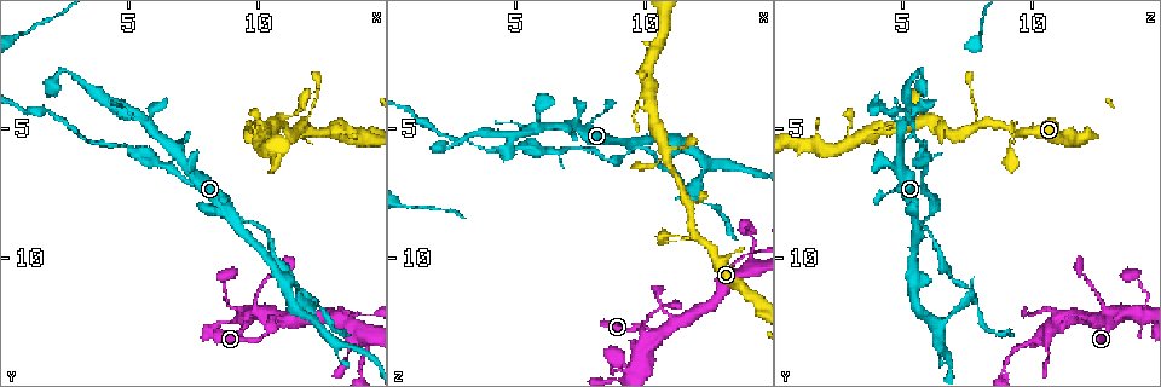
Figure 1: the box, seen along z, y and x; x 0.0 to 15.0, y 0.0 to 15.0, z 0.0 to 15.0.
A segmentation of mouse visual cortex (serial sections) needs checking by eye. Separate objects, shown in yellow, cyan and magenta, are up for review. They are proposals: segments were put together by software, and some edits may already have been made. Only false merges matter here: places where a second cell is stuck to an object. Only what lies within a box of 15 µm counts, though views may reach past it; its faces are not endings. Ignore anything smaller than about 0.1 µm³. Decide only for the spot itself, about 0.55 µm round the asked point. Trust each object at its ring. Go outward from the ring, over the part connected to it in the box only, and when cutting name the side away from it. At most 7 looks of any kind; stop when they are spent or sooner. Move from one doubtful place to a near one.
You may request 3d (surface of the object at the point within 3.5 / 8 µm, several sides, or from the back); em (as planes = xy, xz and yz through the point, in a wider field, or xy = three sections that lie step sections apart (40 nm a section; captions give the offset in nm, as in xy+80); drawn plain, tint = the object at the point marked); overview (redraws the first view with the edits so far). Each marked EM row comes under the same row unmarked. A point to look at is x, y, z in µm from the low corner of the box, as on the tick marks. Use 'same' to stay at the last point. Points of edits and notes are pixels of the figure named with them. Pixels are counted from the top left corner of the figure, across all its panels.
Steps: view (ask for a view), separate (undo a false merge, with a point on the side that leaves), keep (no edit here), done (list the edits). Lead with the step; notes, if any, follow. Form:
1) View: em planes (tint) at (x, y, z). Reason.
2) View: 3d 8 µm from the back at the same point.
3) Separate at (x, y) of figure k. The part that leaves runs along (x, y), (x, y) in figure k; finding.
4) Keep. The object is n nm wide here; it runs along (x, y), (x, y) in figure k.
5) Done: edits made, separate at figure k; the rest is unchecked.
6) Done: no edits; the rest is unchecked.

View: 3d 3.5 µm at (13.1, 12.1, 10.8). Sudden change in width.

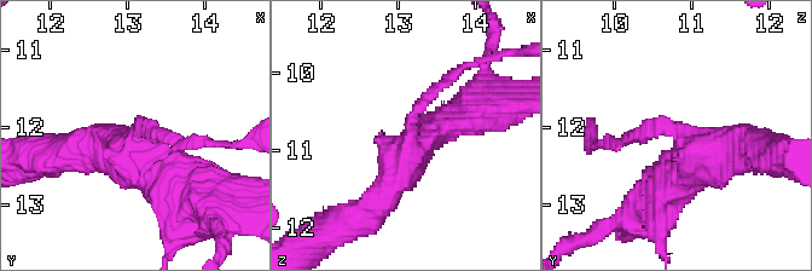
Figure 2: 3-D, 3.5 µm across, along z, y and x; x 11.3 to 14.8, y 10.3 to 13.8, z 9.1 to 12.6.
View: em xy step 5 (tint) at (13.10, 12.15, 10.95).

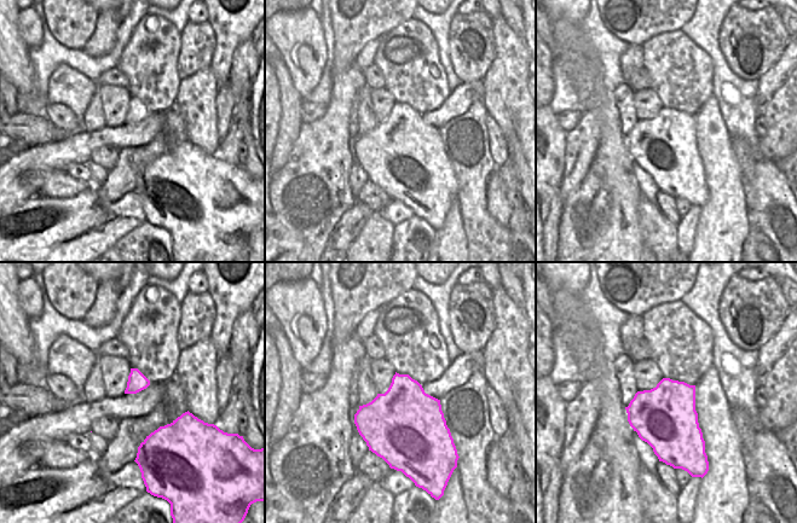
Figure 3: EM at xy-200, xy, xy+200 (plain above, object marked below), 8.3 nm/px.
Keep. 3 arms meet here; it runs along (355, 220), (456, 117) in figure 2; one cell here.

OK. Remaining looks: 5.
View: 3d 3.5 µm at (11.9, 11.8, 7.4). Sharp bend.

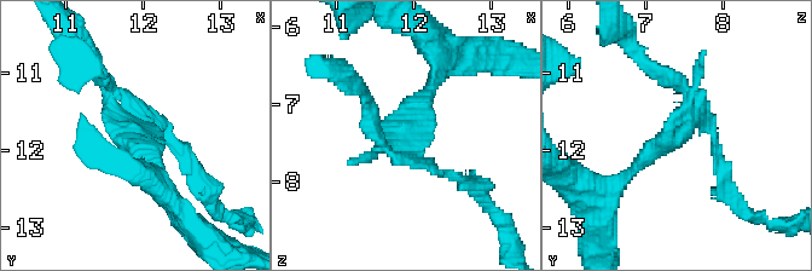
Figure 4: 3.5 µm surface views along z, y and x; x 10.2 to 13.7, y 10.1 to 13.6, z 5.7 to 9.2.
View: em planes (tint) at (11.90, 11.80, 7.40). Need the tissue.

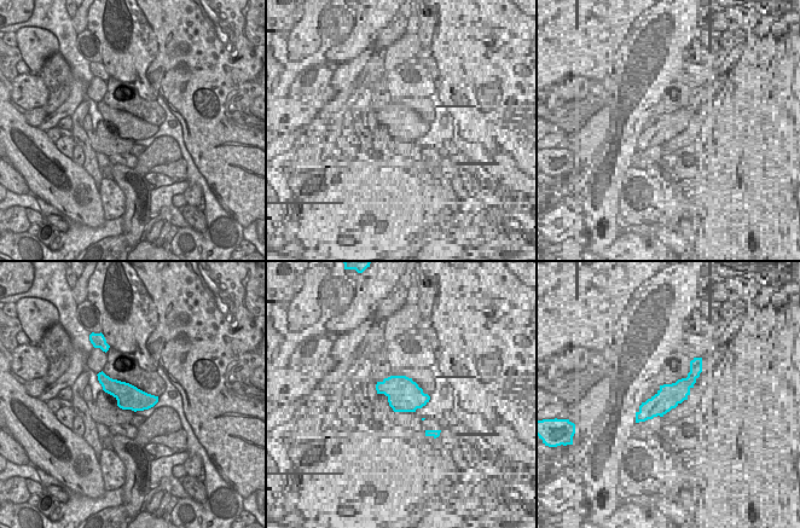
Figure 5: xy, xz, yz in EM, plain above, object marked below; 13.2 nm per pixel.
Separate at (371, 111) of figure 4. A second cell is stuck on.

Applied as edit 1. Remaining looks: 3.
View: overview.

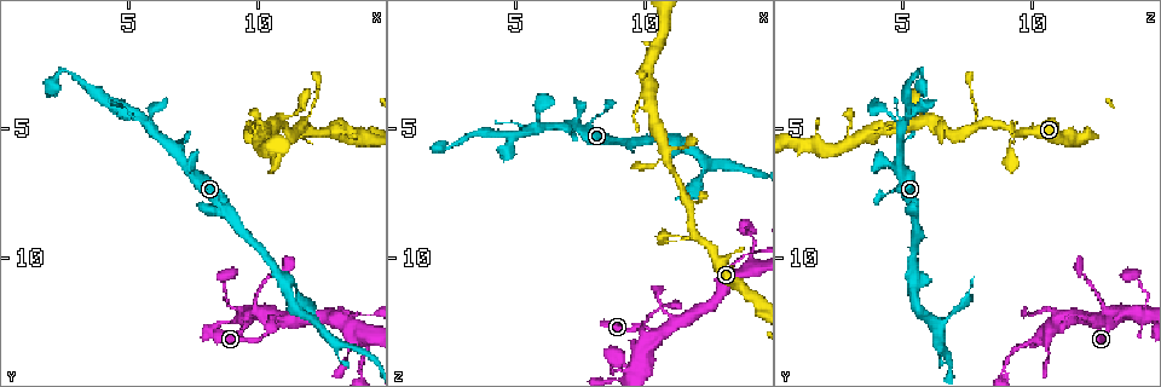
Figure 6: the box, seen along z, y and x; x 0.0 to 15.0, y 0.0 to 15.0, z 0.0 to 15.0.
View: 3d 3.5 µm at (9.2, 12.0, 14.4). Calibre changes.

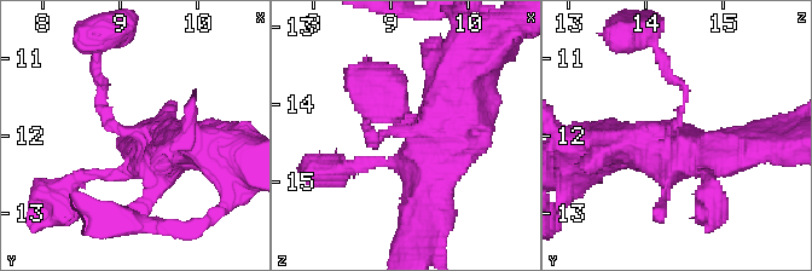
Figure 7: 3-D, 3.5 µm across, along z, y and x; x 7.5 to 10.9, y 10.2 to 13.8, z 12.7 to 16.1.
View: em planes (tint) at (9.20, 11.95, 14.35).

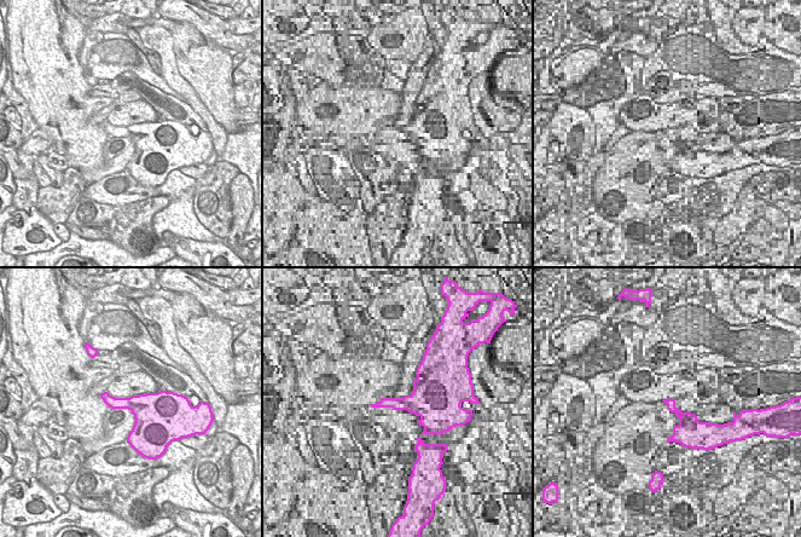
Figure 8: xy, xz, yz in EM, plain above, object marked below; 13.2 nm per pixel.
Keep. The object is 380 nm wide here; it runs along (190, 144), (120, 130), (97, 78) in figure 7; all the same cell.

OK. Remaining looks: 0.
Done: edits made, separate at figure 4; the rest is unchecked.

